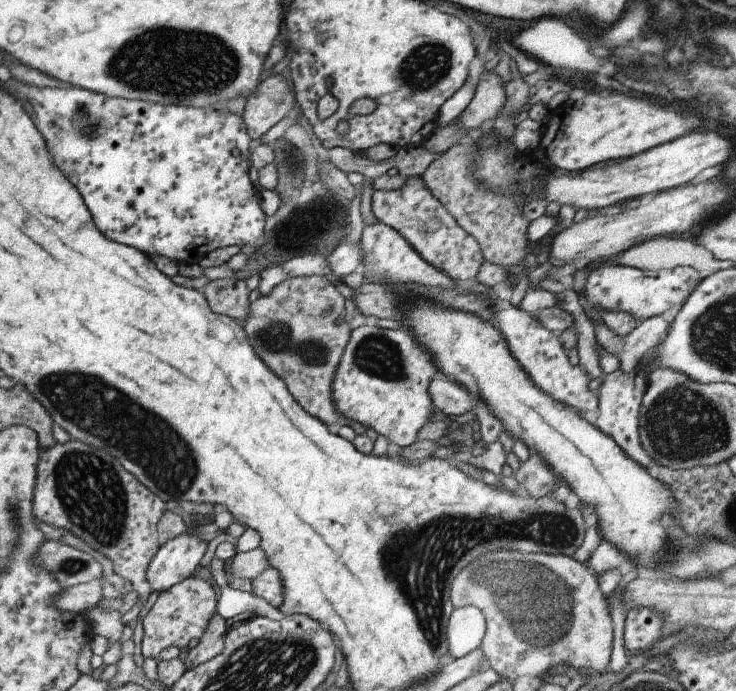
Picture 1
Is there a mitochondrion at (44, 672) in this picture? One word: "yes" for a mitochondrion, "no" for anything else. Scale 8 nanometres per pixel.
no

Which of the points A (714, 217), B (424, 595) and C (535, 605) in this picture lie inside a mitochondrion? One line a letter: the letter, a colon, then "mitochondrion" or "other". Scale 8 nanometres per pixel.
A: other
B: mitochondrion
C: mitochondrion

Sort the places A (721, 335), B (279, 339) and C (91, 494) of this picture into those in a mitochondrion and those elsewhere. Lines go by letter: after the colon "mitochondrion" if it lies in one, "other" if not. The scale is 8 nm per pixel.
A: mitochondrion
B: mitochondrion
C: mitochondrion

